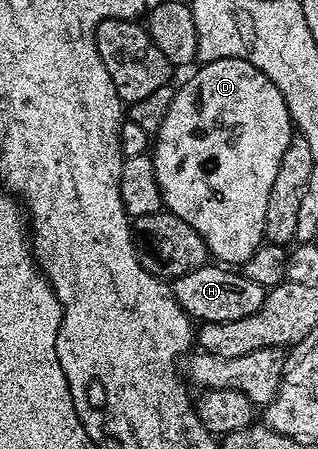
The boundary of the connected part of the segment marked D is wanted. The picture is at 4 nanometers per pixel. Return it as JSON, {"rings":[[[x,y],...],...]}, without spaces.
{"rings":[[[221,59],[211,63],[202,63],[199,68],[199,71],[182,88],[179,86],[175,90],[172,105],[168,105],[168,117],[164,117],[164,125],[160,125],[160,129],[153,136],[152,158],[156,169],[156,181],[160,185],[165,210],[180,217],[180,221],[188,221],[188,225],[192,225],[192,229],[196,229],[196,233],[204,237],[206,248],[210,250],[211,256],[219,264],[241,265],[248,261],[248,257],[252,257],[252,253],[256,253],[256,249],[262,246],[266,238],[264,213],[268,209],[268,193],[272,193],[272,181],[276,181],[276,169],[280,169],[284,149],[288,149],[292,138],[290,110],[280,89],[276,89],[276,85],[272,85],[272,81],[268,81],[268,77],[264,77],[264,73],[248,61]]]}

